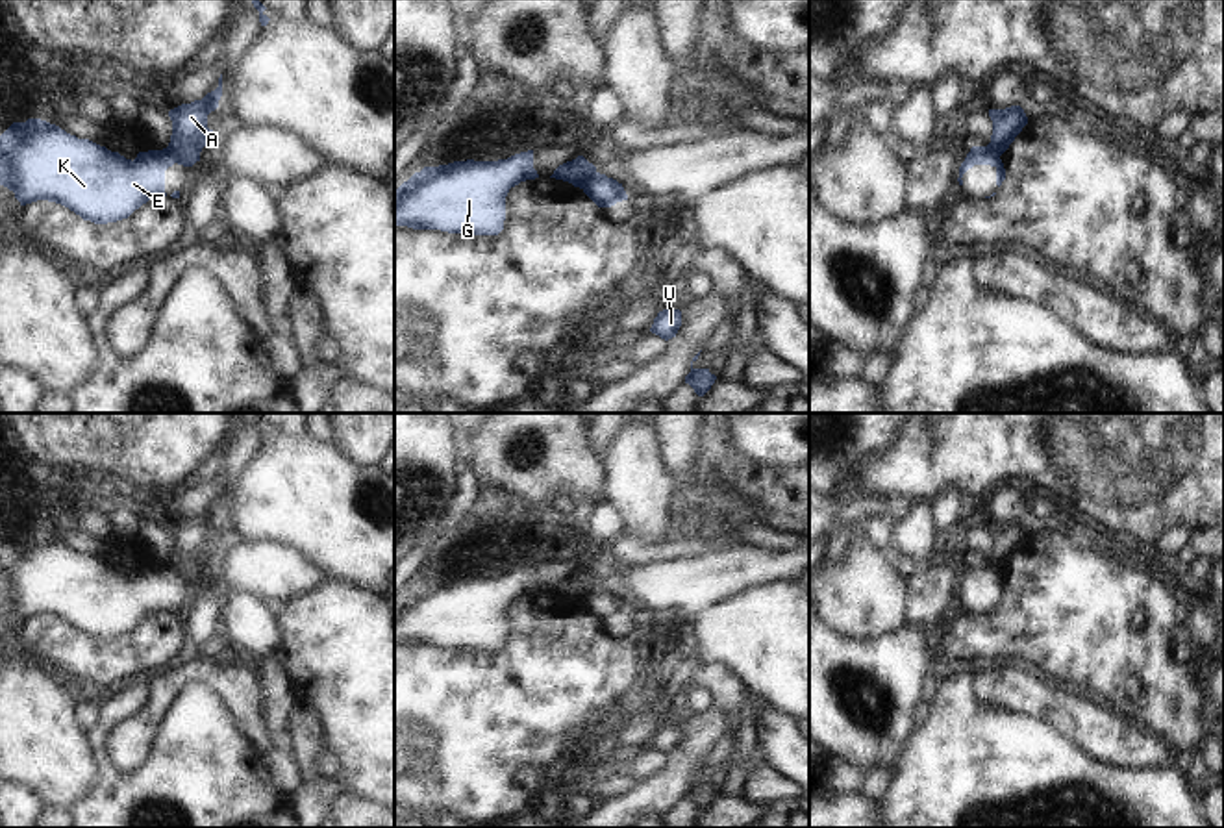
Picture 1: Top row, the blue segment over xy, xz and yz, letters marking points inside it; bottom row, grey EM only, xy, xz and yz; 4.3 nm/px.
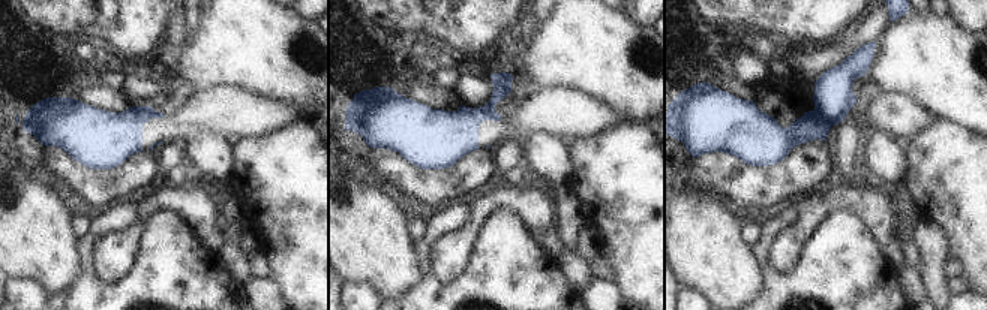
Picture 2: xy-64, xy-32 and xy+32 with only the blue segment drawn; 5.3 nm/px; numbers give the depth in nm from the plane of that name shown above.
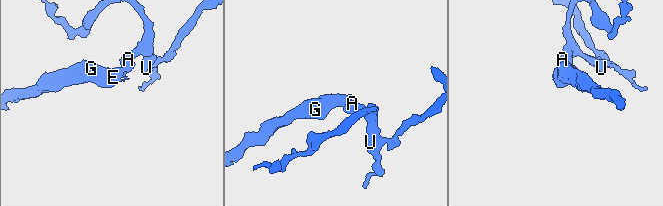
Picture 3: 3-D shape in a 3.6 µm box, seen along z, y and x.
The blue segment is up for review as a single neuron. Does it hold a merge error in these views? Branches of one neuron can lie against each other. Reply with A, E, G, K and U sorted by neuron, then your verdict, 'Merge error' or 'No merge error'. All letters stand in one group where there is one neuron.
Groups: A U / E G K. Merge error

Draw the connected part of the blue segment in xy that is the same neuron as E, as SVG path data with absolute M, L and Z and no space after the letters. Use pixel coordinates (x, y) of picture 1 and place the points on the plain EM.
M41 533L13 537L0 550L0 600L13 606L20 621L48 615L94 639L128 634L148 615L167 611L165 585L174 578L187 582L169 563L139 567L131 576Z

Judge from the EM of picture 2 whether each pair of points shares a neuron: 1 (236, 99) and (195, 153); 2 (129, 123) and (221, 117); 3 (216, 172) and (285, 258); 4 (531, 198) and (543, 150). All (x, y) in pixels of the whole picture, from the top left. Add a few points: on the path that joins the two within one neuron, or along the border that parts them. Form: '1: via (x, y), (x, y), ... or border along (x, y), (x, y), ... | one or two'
1: border along (182, 143), (195, 134), (218, 134), (231, 146) | two
2: via (152, 125), (183, 125), (189, 119), (198, 117) | one
3: border along (233, 147), (234, 169), (224, 183) | two
4: border along (537, 183), (542, 183), (549, 190) | two

